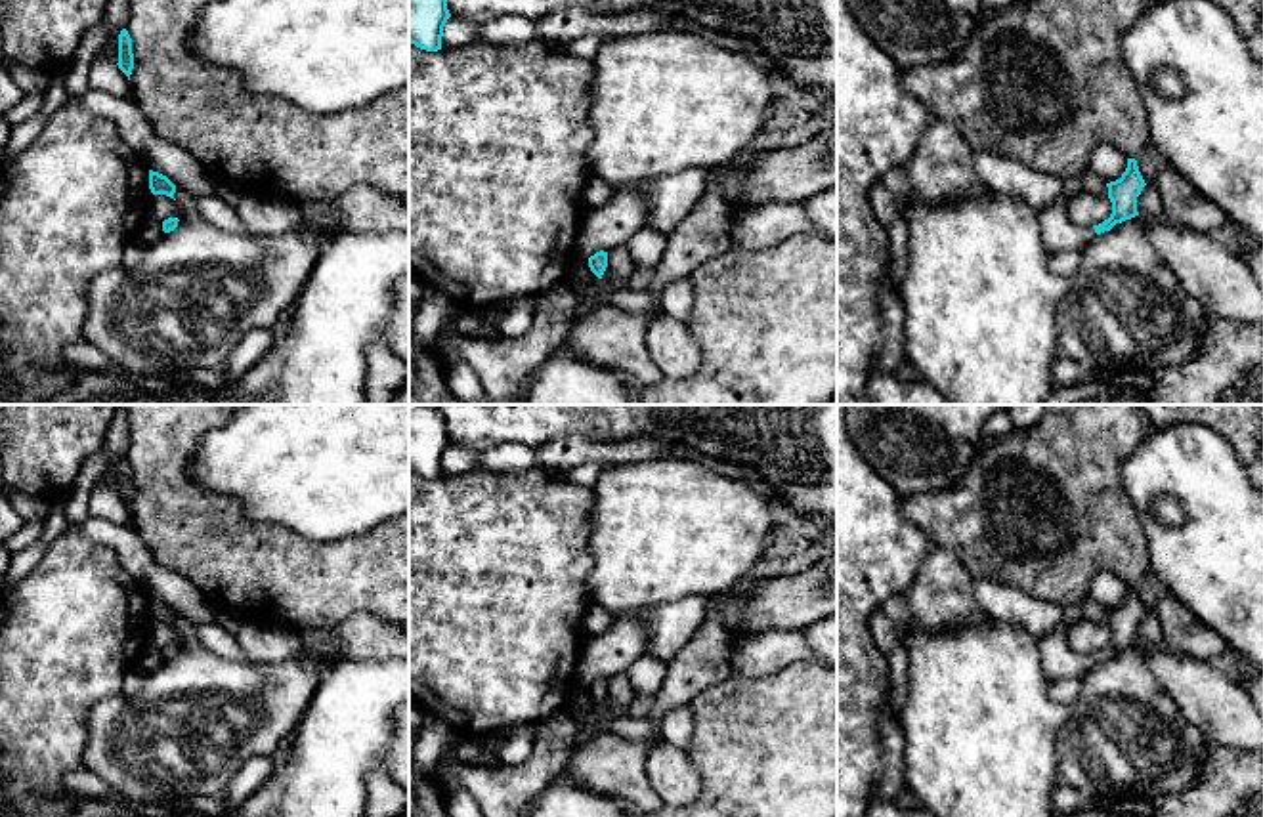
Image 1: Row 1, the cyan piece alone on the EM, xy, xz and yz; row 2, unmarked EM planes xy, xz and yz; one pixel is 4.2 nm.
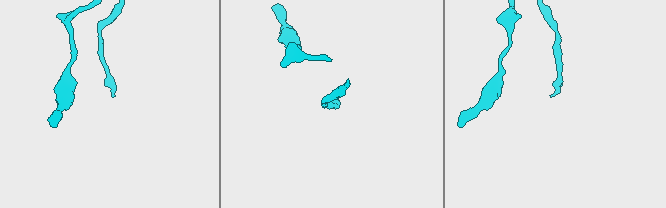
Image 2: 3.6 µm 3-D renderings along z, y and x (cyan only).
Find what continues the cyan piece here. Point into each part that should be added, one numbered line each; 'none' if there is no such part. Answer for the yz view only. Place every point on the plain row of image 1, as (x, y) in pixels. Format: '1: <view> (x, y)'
1: yz (1059, 661)

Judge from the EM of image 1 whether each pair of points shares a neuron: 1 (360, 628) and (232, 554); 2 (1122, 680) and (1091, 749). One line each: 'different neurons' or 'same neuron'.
1: different neurons
2: same neuron

